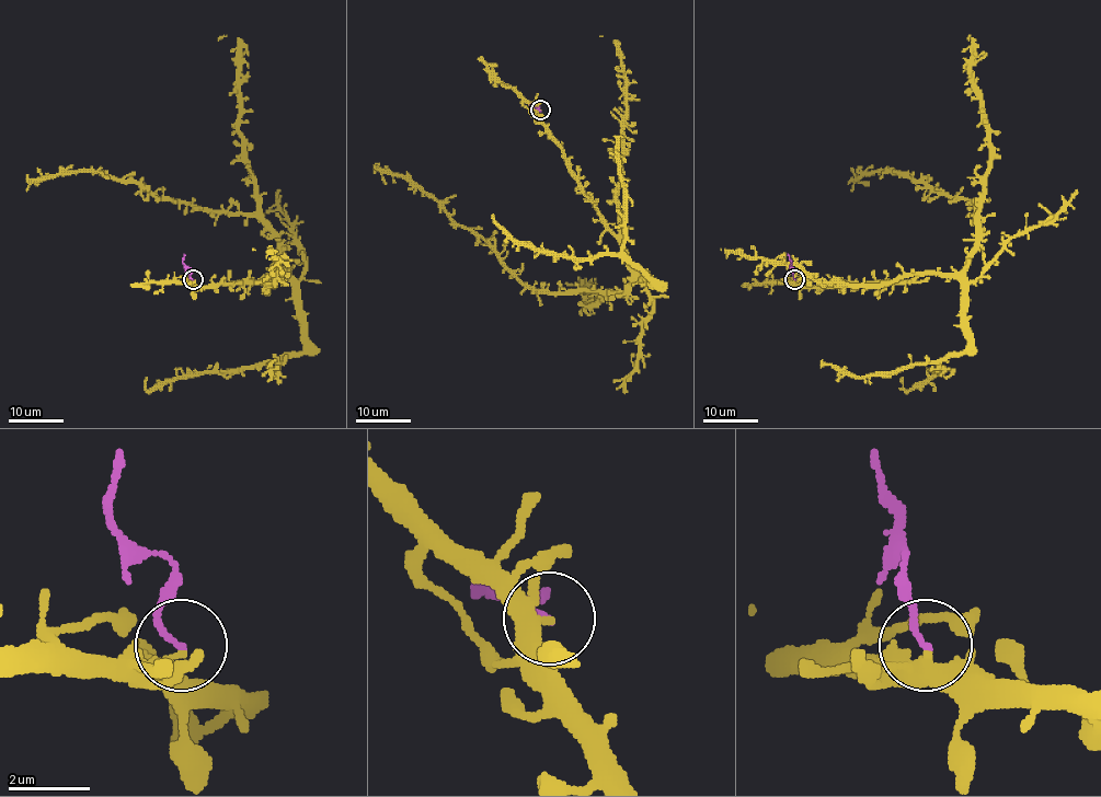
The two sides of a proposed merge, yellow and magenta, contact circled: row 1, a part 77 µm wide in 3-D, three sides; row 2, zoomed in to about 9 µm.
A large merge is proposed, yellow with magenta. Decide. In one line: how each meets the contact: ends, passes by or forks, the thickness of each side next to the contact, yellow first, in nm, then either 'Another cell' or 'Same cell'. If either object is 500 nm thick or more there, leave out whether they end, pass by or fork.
At the ring yellow passes by. At the ring magenta ends. Thickness 320 nm (yellow) against 140 nm. Another cell

